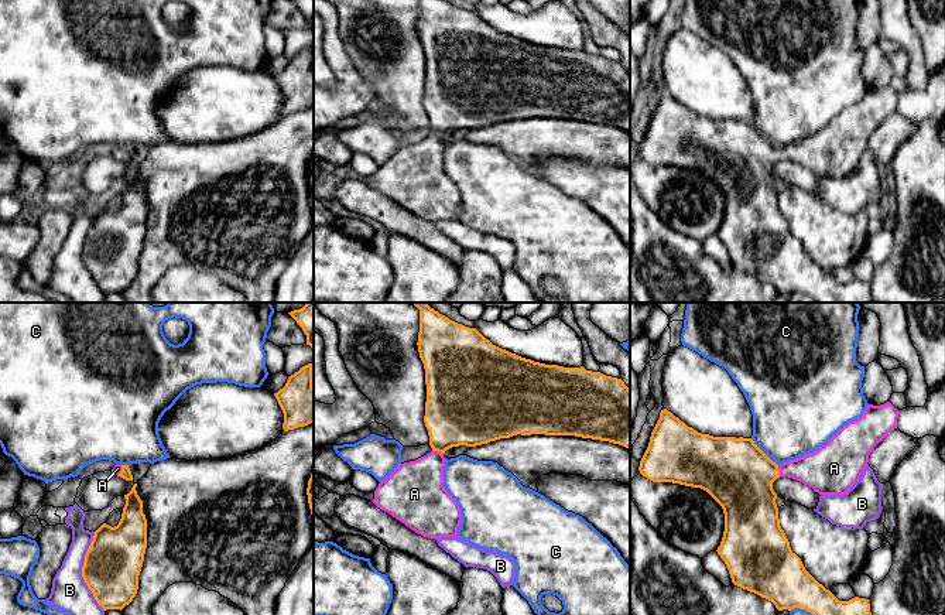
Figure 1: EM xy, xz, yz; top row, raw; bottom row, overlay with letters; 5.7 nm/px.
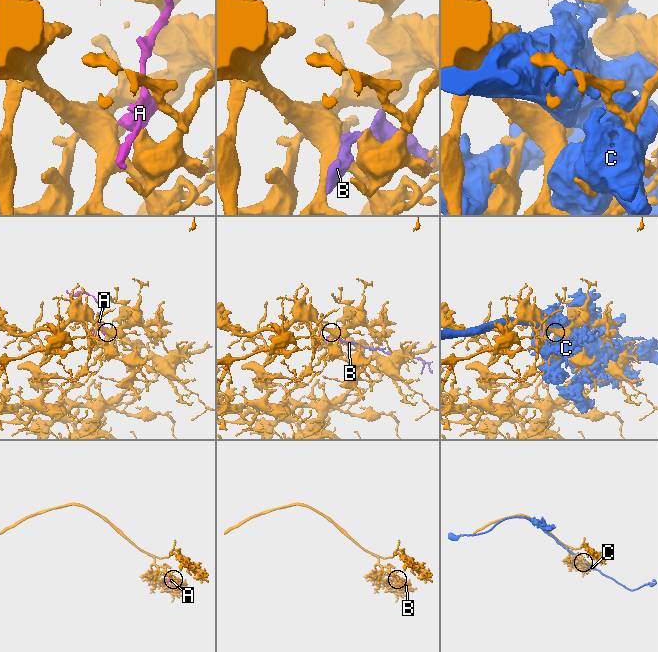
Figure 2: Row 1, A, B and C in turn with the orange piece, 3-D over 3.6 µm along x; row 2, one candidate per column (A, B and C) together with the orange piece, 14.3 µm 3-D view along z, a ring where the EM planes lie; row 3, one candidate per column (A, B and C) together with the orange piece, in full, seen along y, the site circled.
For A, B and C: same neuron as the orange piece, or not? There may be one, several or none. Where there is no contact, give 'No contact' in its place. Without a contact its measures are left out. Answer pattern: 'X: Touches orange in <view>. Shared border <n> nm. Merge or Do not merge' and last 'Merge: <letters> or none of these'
A: Touches orange in xz. Shared border 70 nm. Merge
B: Touches orange in xy. Shared border 460 nm. Do not merge
C: Touches orange in yz. Shared border 220 nm. Do not merge
Merge: A

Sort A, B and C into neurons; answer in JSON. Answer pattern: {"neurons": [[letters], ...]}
{"neurons": [["A"], ["B"], ["C"]]}

